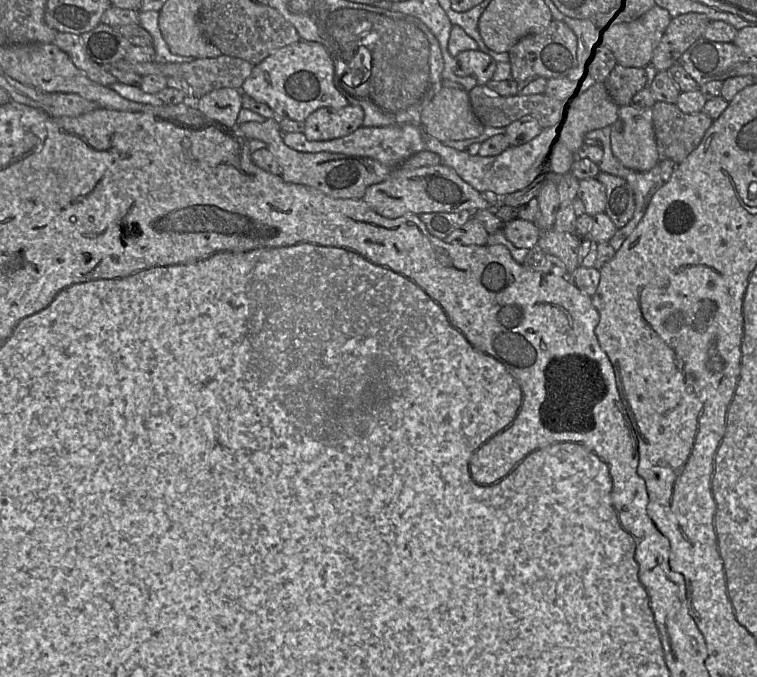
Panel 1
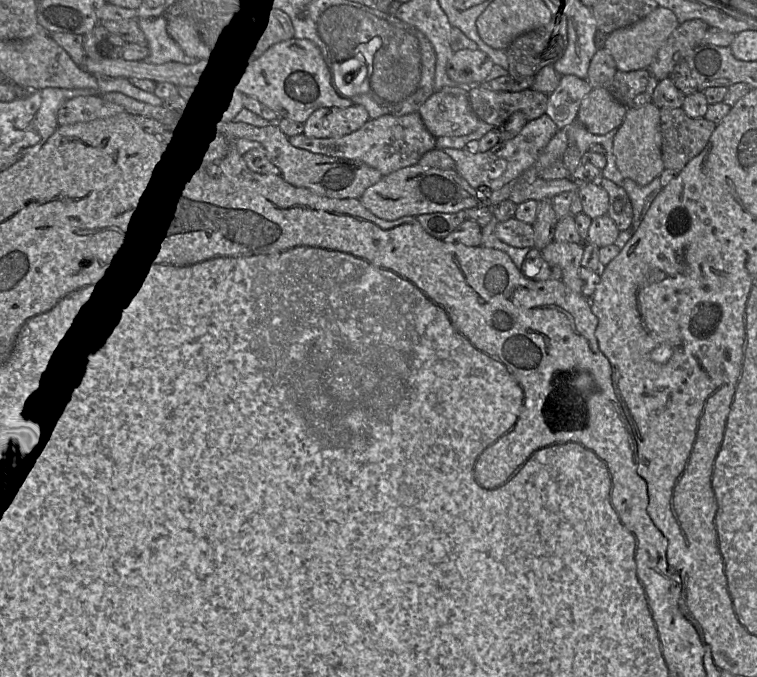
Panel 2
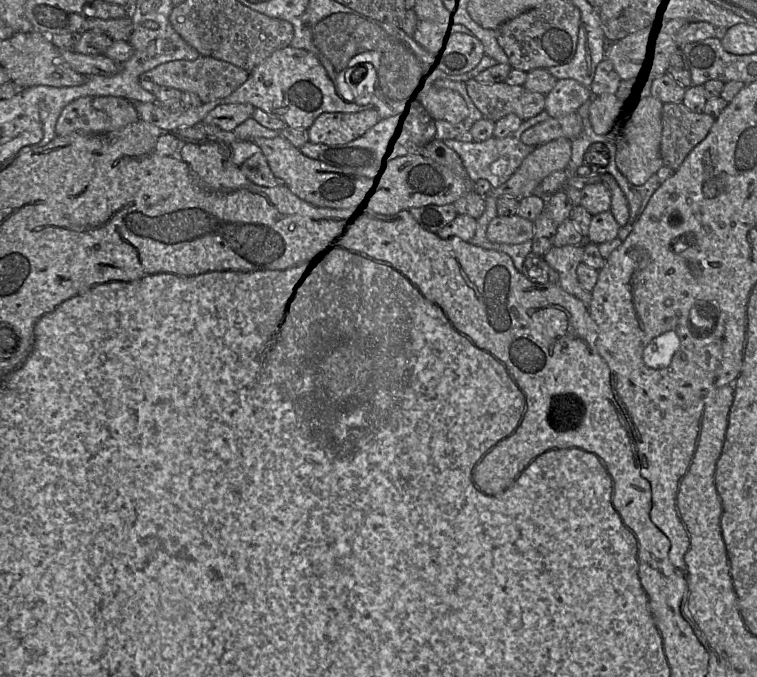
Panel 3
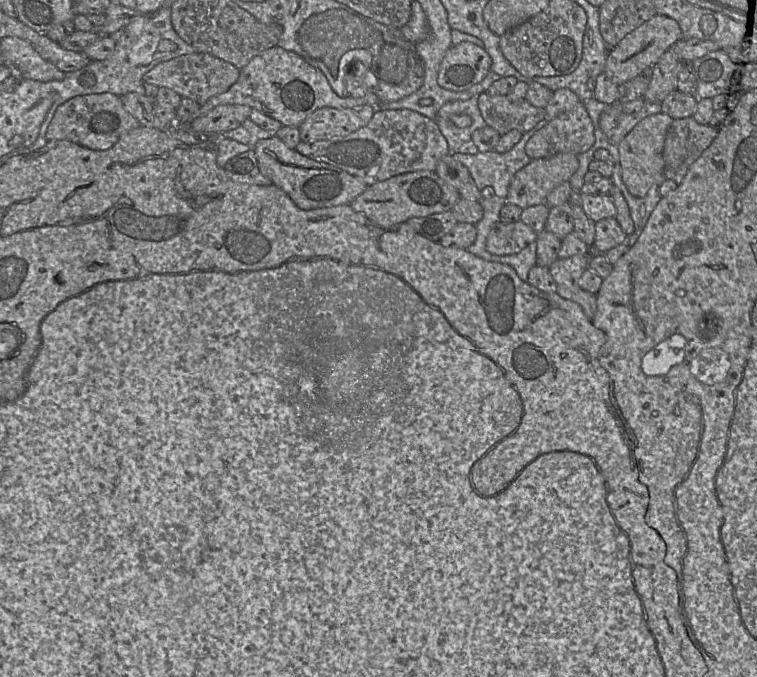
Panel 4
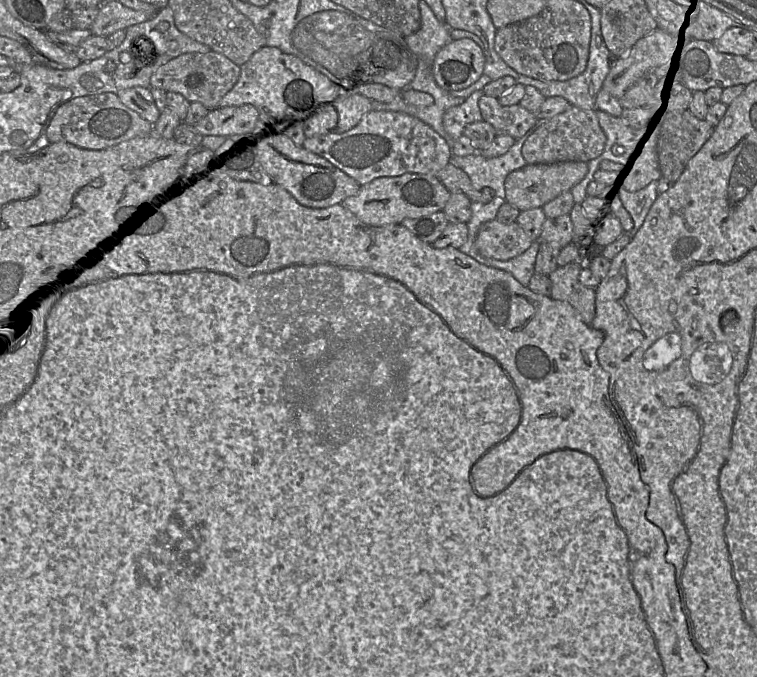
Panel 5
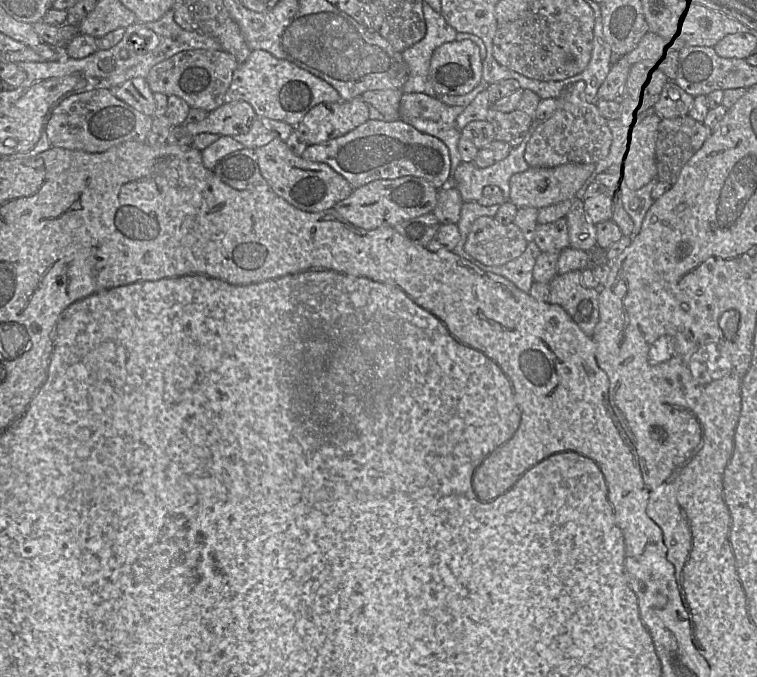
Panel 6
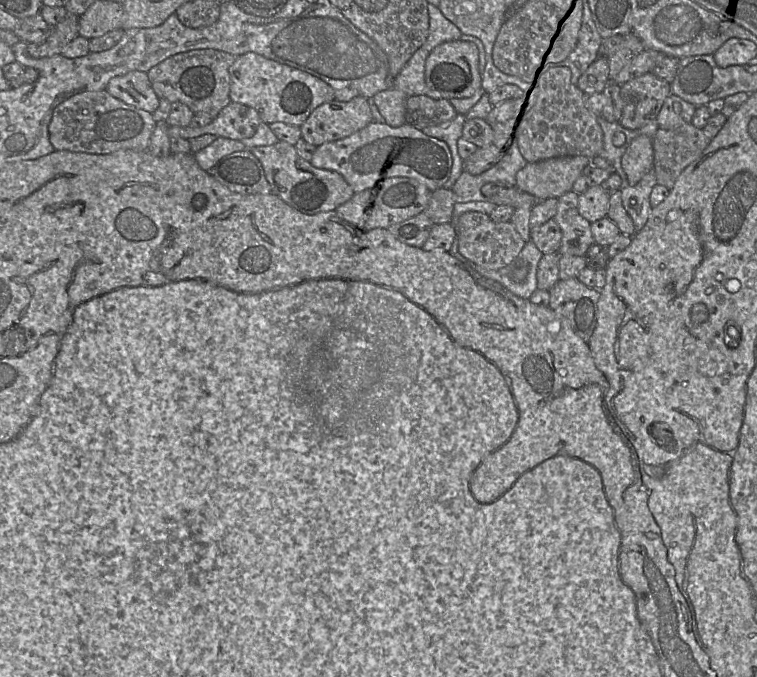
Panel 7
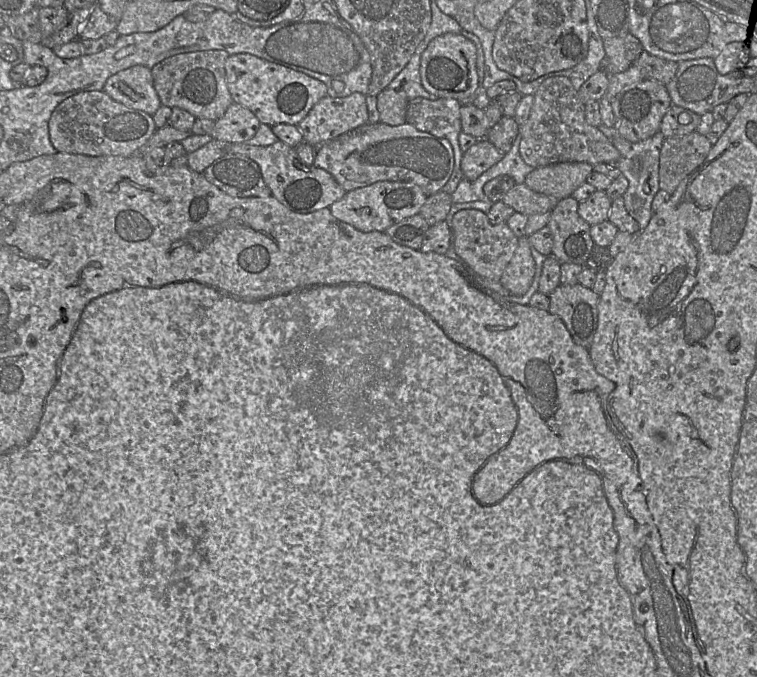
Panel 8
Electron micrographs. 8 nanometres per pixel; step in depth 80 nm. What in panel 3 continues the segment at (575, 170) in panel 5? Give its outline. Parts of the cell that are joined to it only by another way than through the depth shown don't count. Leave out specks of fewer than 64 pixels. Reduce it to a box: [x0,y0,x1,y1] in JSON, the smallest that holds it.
[494,138,571,200]

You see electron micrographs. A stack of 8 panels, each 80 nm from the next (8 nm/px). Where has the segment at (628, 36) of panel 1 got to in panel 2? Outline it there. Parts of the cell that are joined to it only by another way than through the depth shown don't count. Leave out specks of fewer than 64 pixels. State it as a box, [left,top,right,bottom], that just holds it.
[603,6,680,71]

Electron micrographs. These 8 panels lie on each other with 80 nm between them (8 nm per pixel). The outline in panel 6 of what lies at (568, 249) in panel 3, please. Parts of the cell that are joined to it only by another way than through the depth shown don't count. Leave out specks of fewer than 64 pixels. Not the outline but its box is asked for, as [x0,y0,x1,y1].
[549,271,599,338]

